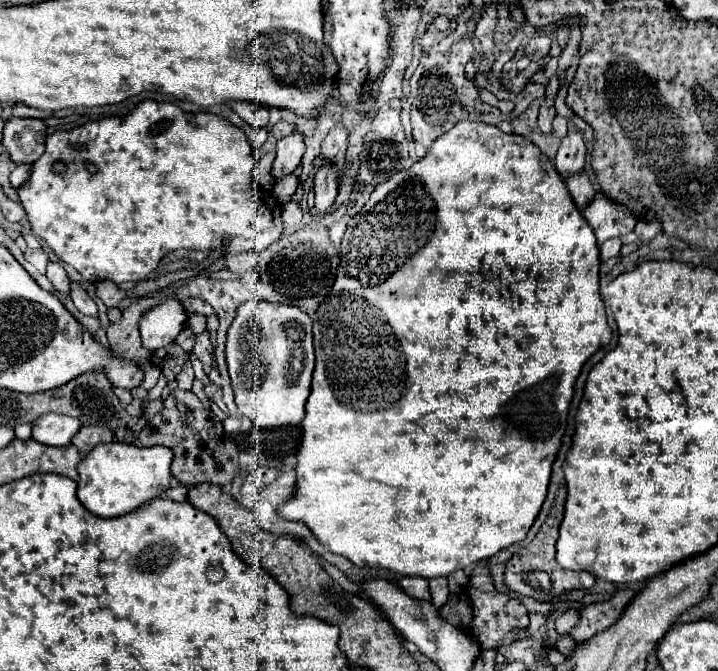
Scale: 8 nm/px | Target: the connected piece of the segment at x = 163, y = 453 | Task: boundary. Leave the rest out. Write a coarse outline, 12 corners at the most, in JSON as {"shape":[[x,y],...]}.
{"shape":[[98,444],[78,464],[78,500],[102,518],[170,486],[162,446]]}

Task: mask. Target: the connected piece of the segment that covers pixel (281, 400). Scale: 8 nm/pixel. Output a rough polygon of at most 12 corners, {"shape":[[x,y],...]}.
{"shape":[[240,304],[226,340],[238,410],[258,429],[300,424],[312,318]]}

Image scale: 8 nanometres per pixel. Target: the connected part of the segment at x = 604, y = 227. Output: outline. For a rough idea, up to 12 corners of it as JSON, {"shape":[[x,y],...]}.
{"shape":[[602,192],[582,216],[598,244],[624,238],[638,222]]}

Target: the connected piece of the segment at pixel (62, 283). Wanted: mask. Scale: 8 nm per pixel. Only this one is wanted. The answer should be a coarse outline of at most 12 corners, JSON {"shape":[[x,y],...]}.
{"shape":[[50,262],[46,278],[58,292],[70,292],[70,278],[60,264]]}

